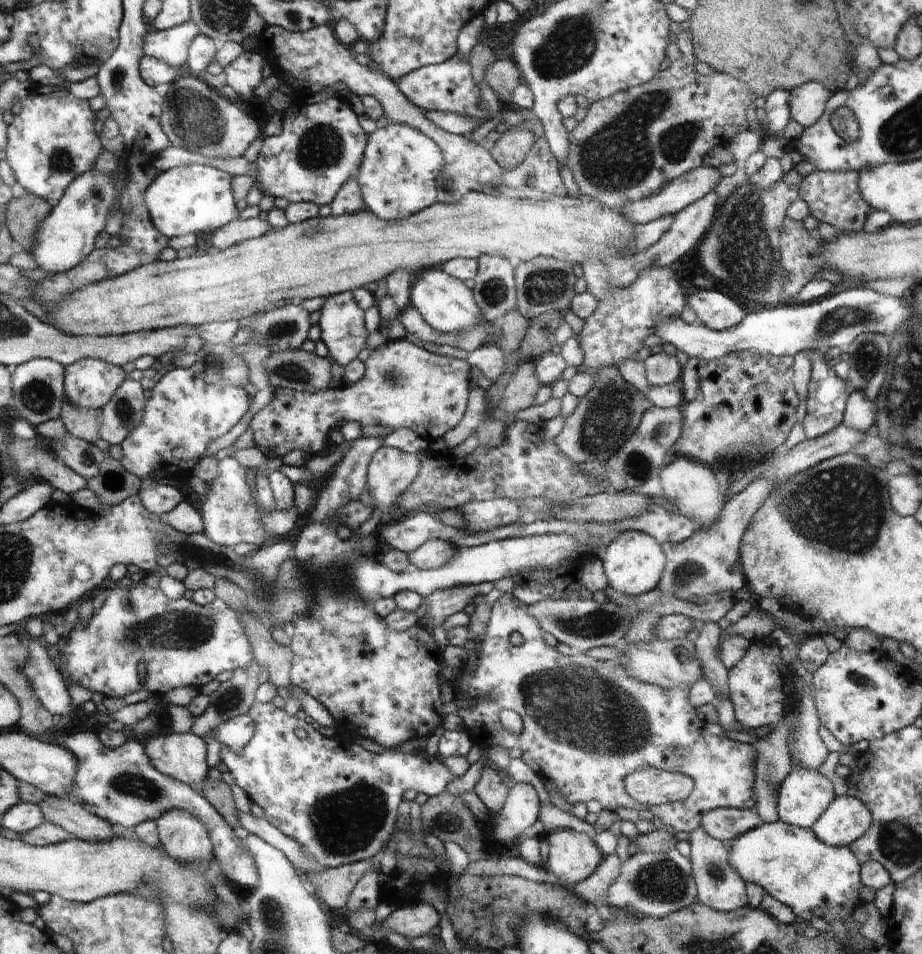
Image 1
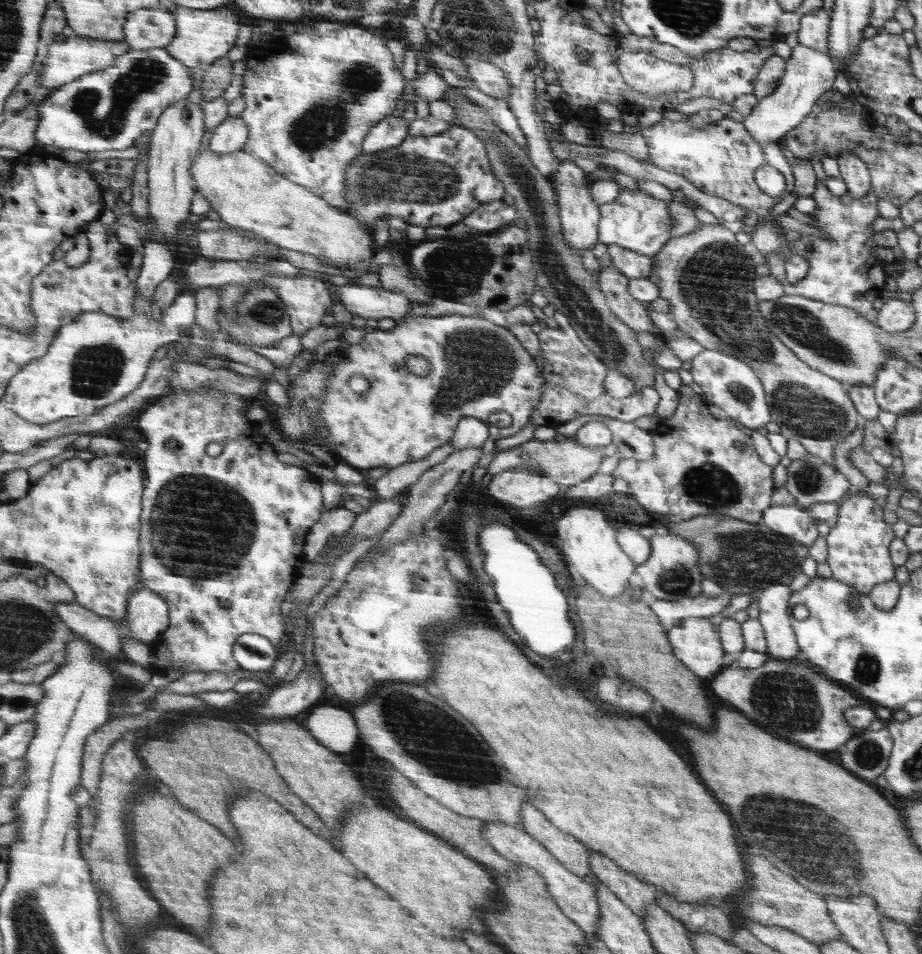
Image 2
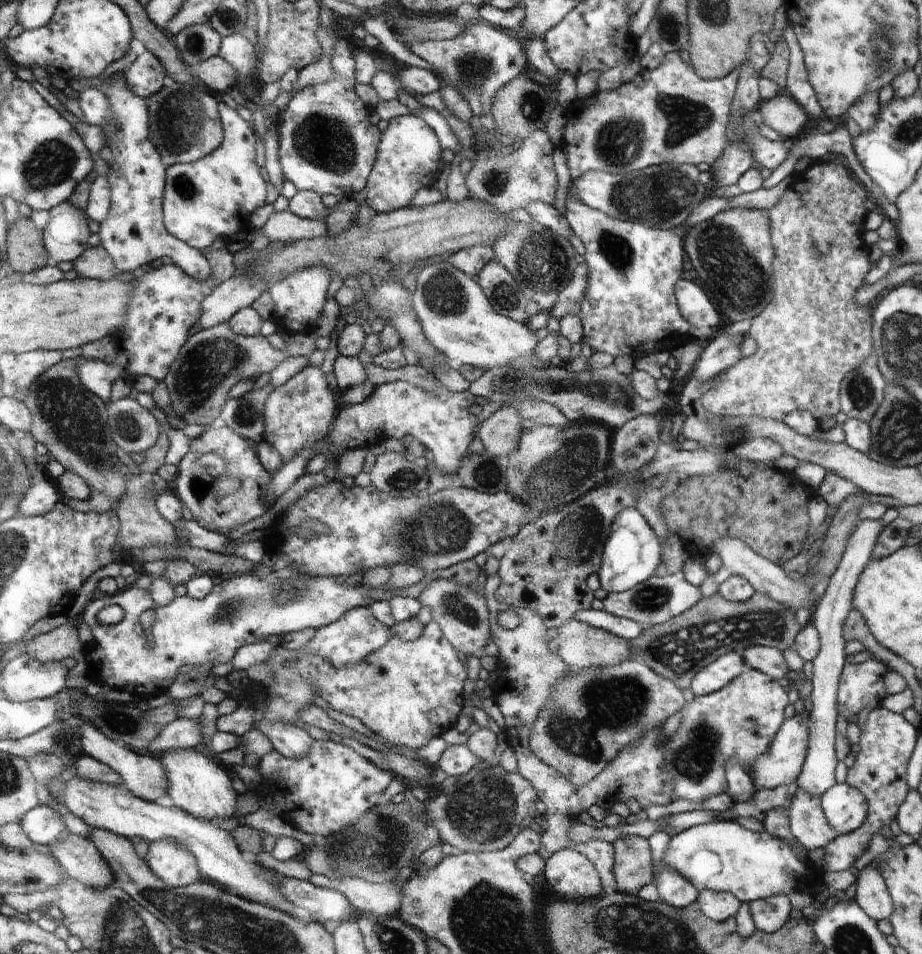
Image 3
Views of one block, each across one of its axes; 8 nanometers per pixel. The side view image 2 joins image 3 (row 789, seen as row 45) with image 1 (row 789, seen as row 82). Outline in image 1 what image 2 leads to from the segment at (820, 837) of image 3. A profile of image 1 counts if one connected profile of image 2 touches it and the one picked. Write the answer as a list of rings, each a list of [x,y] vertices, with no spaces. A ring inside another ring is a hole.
[[[804,767],[793,768],[778,789],[779,820],[803,829],[811,829],[835,797],[829,780]]]

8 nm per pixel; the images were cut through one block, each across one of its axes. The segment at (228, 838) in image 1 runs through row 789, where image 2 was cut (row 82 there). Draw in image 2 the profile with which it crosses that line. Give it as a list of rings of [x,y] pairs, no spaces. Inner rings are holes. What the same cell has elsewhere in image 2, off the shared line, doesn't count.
[[[167,49],[132,50],[127,52],[126,55],[118,58],[116,63],[109,69],[96,71],[86,75],[78,81],[71,82],[69,85],[64,85],[60,89],[51,91],[50,97],[42,99],[42,103],[40,103],[37,108],[39,113],[37,140],[44,145],[54,145],[63,150],[74,149],[84,154],[88,152],[106,152],[106,150],[124,150],[125,148],[130,148],[130,146],[137,144],[138,138],[142,138],[144,134],[156,130],[158,124],[161,122],[162,116],[169,110],[170,106],[174,106],[174,102],[180,102],[180,100],[183,99],[185,100],[190,96],[190,92],[194,92],[193,80],[194,72],[192,72],[186,64],[182,64],[180,60],[174,58]]]

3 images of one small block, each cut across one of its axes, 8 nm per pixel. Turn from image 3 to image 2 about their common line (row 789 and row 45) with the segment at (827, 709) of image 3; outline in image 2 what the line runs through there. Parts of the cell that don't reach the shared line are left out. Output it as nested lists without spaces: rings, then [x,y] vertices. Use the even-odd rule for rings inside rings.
[[[818,10],[801,19],[798,33],[798,43],[811,50],[829,54],[829,29],[831,16],[824,10]]]

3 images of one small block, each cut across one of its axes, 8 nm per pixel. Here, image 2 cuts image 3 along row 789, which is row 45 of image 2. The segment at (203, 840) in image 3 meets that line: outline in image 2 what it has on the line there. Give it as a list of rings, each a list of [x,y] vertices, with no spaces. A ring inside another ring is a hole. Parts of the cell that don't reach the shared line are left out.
[[[72,36],[66,39],[62,44],[52,44],[49,46],[49,53],[44,60],[42,67],[41,84],[44,91],[51,92],[60,89],[64,85],[69,85],[71,82],[78,81],[86,75],[96,71],[109,69],[116,63],[118,58],[132,51],[127,41],[116,43],[111,41],[88,39],[85,37]]]

